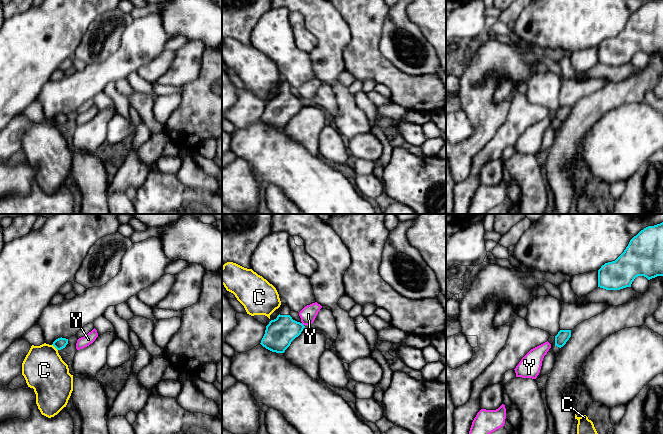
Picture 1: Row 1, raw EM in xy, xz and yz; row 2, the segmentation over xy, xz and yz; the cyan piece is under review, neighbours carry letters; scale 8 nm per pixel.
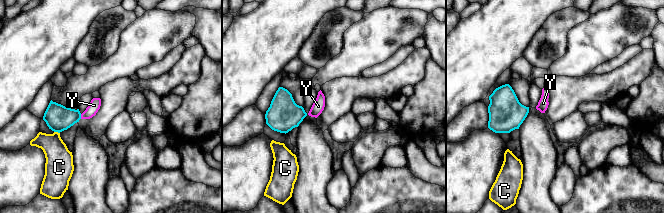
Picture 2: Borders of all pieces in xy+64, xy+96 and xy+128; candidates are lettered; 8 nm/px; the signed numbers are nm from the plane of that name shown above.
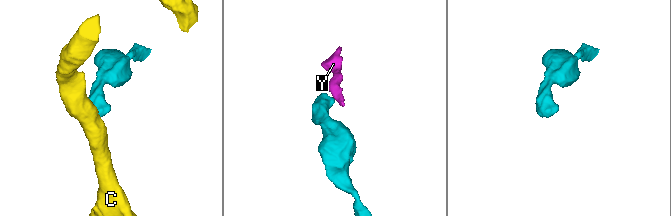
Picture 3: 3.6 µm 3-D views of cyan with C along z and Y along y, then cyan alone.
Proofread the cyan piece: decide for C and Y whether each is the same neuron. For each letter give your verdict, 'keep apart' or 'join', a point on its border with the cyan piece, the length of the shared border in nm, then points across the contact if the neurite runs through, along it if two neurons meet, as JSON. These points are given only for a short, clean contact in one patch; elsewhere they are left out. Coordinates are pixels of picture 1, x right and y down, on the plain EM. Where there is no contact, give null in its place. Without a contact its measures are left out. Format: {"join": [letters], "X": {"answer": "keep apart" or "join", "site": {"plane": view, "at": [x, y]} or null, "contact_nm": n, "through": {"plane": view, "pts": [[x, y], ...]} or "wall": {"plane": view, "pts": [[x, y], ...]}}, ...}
{"join": [], "C": {"answer": "keep apart", "site": {"plane": "xy", "at": [54, 122]}, "contact_nm": 70}, "Y": {"answer": "keep apart", "site": {"plane": "xz", "at": [302, 100]}, "contact_nm": 30, "wall": {"plane": "xz", "pts": [[301, 99], [303, 101]]}}}

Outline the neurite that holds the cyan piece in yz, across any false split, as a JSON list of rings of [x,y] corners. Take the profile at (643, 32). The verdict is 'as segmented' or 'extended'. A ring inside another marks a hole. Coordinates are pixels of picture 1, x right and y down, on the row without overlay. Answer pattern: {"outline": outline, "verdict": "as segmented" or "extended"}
{"outline": [[[663,0],[641,6],[615,37],[602,41],[598,46],[598,63],[606,66],[631,63],[638,52],[648,56],[663,52]]], "verdict": "as segmented"}

